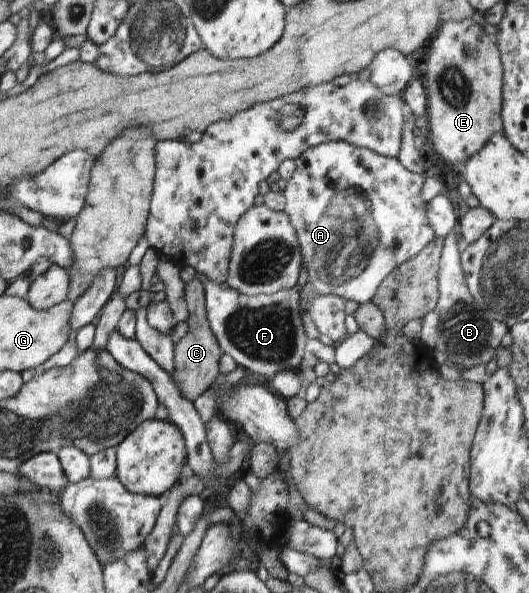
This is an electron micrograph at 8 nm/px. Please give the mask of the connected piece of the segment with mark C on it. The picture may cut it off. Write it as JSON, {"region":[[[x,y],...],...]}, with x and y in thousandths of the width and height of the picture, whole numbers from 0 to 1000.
{"region":[[[369,467],[350,479],[350,504],[357,523],[355,560],[329,585],[327,641],[335,648],[342,666],[361,680],[367,678],[408,641],[412,609],[423,595],[395,551],[389,526],[388,492],[382,477]]]}

